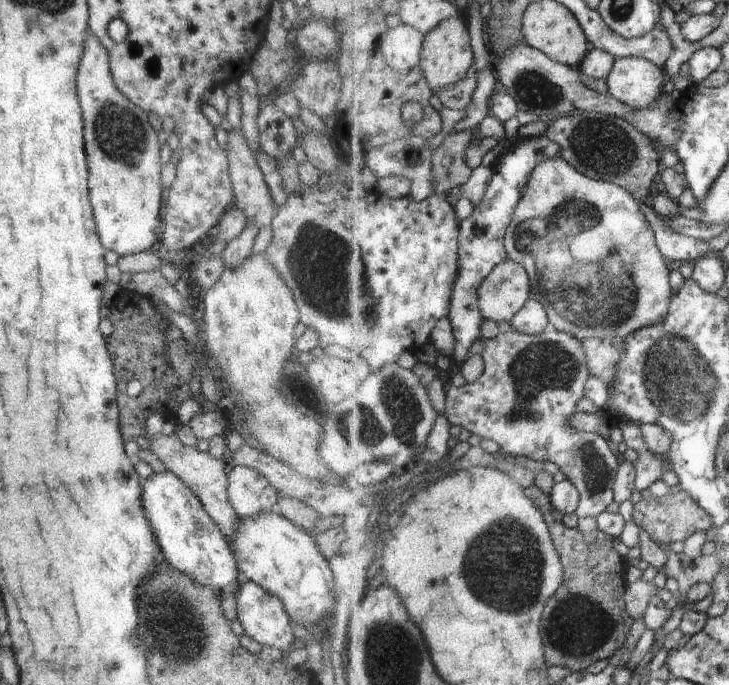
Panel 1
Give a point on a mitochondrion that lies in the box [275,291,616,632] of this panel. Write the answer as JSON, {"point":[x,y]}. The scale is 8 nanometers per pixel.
{"point":[518,558]}

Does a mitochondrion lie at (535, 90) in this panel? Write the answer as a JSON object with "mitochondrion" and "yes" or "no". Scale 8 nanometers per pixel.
{"mitochondrion":"yes"}

